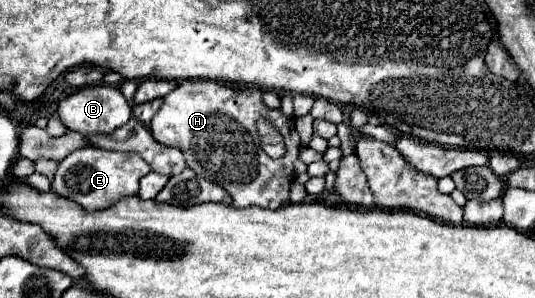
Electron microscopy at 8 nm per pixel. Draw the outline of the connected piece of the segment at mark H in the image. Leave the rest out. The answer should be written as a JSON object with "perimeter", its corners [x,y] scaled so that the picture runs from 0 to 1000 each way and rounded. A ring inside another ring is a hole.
{"perimeter":[[[404,268],[336,275],[307,322],[299,369],[280,409],[280,443],[299,483],[336,497],[348,517],[351,564],[370,591],[430,644],[441,698],[520,698],[538,671],[550,604],[546,550],[561,510],[561,463],[550,436],[550,403],[531,389],[523,362],[505,369],[490,342],[490,302],[482,295],[441,295]],[[486,389],[520,396],[520,436],[538,497],[531,530],[512,537],[490,503],[479,443],[479,396]]]}

